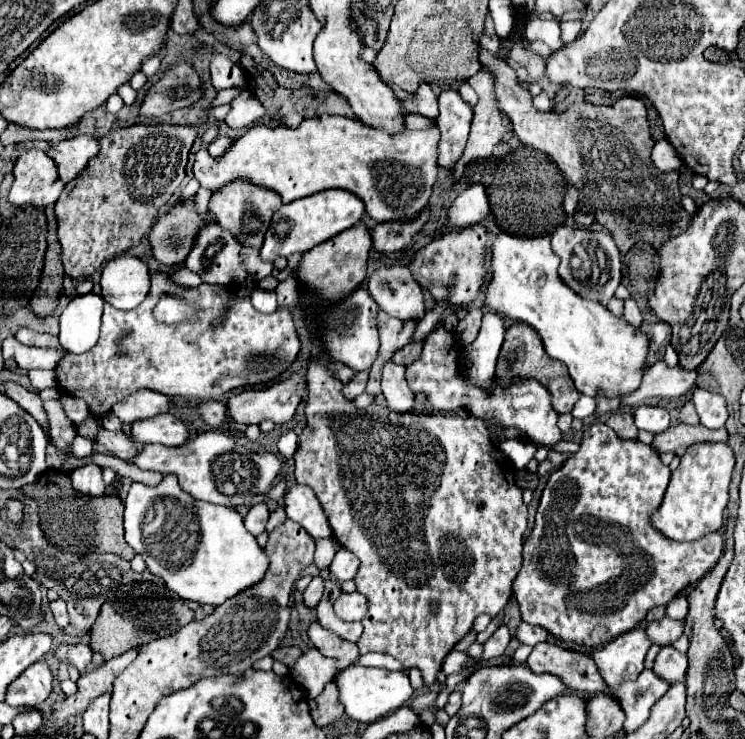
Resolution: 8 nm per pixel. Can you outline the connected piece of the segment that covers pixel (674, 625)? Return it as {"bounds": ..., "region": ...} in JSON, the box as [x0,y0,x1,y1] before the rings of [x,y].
{"bounds":[647,617,685,647],"region":[[[663,617],[647,625],[649,639],[661,647],[675,641],[675,637],[681,637],[683,629],[685,629],[685,619],[671,619],[671,617]]]}

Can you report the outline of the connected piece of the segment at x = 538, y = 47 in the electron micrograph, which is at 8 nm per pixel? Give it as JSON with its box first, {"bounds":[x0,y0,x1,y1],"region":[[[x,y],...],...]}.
{"bounds":[527,41,551,65],"region":[[[527,41],[527,49],[529,49],[531,53],[535,53],[535,55],[541,55],[546,65],[551,51],[549,51],[549,47],[547,47],[543,41]]]}

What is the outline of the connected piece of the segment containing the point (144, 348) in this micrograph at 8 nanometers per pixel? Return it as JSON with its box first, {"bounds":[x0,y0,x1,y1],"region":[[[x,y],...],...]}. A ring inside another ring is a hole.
{"bounds":[55,273,301,415],"region":[[[153,273],[151,275],[151,291],[139,307],[135,307],[131,311],[119,311],[119,309],[113,309],[111,305],[105,303],[99,341],[93,349],[89,349],[87,353],[81,353],[81,355],[73,355],[73,353],[63,351],[61,363],[55,367],[57,383],[69,395],[85,399],[89,403],[91,415],[105,415],[111,411],[111,405],[115,401],[121,401],[123,397],[127,397],[139,389],[151,389],[157,393],[165,393],[169,397],[171,395],[183,395],[187,399],[193,399],[193,397],[217,399],[231,389],[245,387],[245,385],[261,385],[261,383],[269,383],[269,381],[277,379],[283,371],[287,371],[291,367],[291,363],[297,359],[299,349],[301,349],[301,341],[299,341],[297,331],[295,331],[293,313],[289,313],[287,307],[281,307],[273,315],[265,315],[265,313],[255,311],[249,299],[237,299],[237,301],[231,301],[231,309],[227,311],[225,325],[221,329],[211,329],[211,321],[219,319],[223,305],[229,301],[231,301],[231,289],[229,287],[219,287],[219,285],[211,287],[211,285],[203,283],[195,289],[181,289],[181,287],[169,283],[159,273]],[[163,293],[187,297],[189,301],[193,299],[197,303],[195,305],[197,317],[191,317],[191,319],[177,323],[177,325],[159,323],[153,315],[153,307],[157,305],[159,297]],[[127,329],[131,331],[131,335],[121,341],[125,355],[117,357],[117,335],[121,335],[121,331],[127,331]]]}

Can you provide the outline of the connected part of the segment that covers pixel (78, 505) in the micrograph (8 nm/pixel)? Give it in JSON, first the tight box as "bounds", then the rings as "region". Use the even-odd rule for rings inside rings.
{"bounds":[23,471,137,561],"region":[[[45,471],[35,483],[23,487],[25,493],[37,499],[39,503],[39,517],[45,537],[59,549],[71,551],[71,553],[93,553],[93,551],[105,551],[115,553],[127,561],[131,561],[137,553],[125,543],[123,537],[123,503],[117,495],[101,495],[101,497],[89,497],[81,495],[71,487],[69,475],[59,471]],[[61,531],[67,535],[61,543]],[[59,541],[59,543],[55,543]]]}

